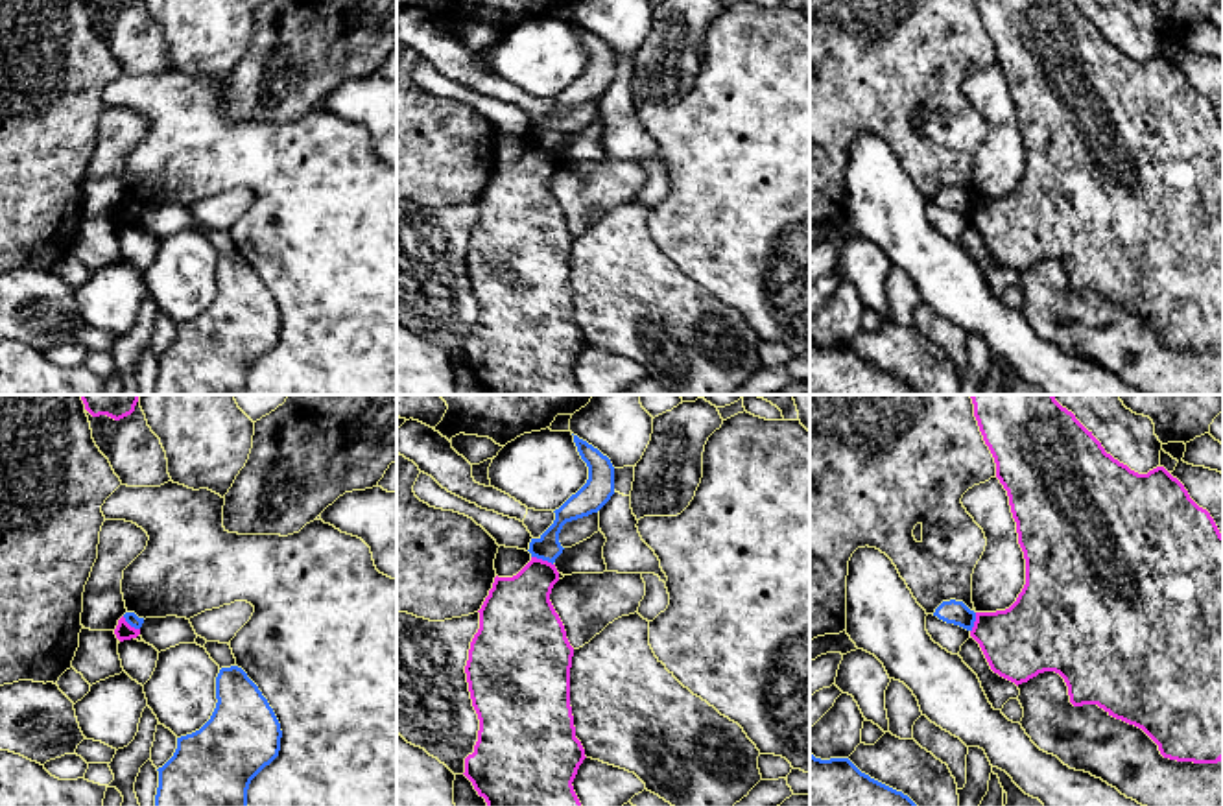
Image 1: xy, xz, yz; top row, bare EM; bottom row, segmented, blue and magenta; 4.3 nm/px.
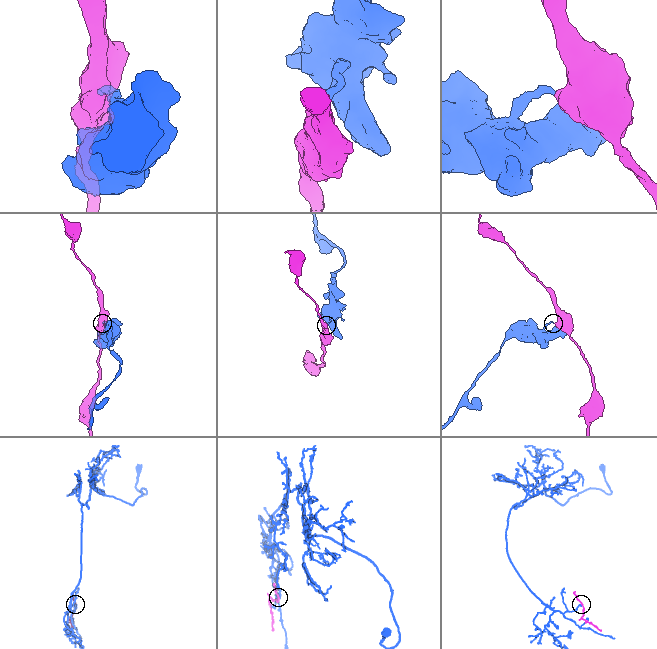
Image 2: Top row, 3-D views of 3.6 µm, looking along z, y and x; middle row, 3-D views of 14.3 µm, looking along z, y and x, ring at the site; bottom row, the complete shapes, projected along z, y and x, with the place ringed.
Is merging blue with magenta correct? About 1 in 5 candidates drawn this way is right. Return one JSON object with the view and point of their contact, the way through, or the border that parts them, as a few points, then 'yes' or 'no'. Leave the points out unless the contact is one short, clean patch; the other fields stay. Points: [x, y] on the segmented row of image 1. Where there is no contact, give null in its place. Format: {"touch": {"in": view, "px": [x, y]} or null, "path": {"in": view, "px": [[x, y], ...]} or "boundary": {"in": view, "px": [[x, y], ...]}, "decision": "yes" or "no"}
{"touch": {"in": "xz", "px": [543, 559]}, "boundary": {"in": "xz", "px": [[532, 556], [552, 565]]}, "decision": "no"}

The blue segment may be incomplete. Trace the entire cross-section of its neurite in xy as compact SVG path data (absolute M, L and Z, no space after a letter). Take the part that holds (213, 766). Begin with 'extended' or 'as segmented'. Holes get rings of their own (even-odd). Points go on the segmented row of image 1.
as segmented | M242 668L220 670L216 699L210 719L199 730L177 738L173 756L157 769L155 806L247 806L251 780L279 756L280 723Z

